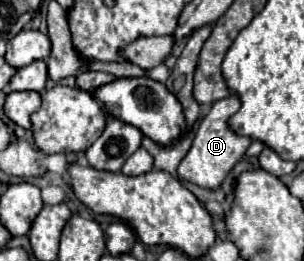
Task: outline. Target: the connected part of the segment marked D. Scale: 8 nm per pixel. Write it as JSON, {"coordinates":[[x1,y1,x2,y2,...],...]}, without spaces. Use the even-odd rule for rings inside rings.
{"coordinates":[[230,95,226,99,220,99,212,105,210,113,202,119,196,135,194,135,194,141,192,141,192,147,190,151,186,153,186,157,182,159,182,163,178,165,178,175,180,179,184,181,190,181,190,183,196,183,204,189,218,189,222,185,222,181,226,179,226,175,232,171,232,167,244,157,246,149,250,147,250,139,248,137,240,137,236,135,230,127,228,127,228,119,240,109,240,101,236,95]]}

